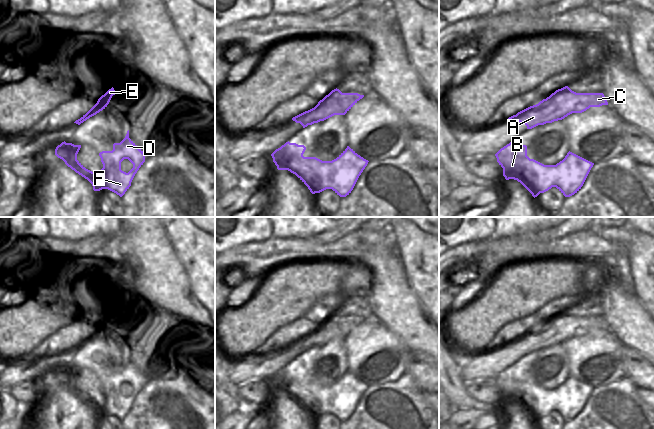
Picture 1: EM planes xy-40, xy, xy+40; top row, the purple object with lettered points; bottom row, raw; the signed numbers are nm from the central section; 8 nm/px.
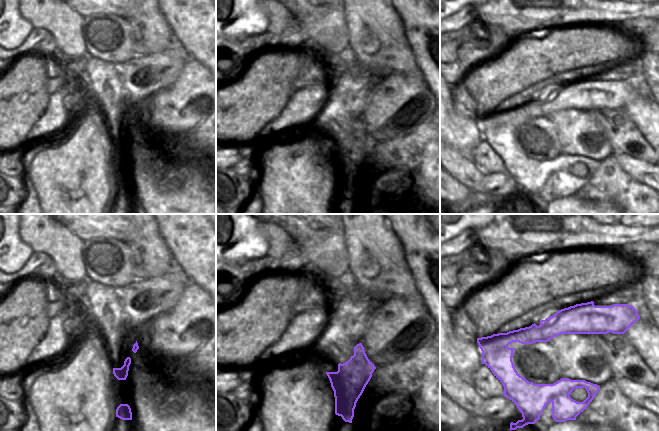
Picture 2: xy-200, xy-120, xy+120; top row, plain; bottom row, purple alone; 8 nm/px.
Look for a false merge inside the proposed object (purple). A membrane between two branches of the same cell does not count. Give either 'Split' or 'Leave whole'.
Split.

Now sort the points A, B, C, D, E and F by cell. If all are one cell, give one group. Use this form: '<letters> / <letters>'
A C E / B D F

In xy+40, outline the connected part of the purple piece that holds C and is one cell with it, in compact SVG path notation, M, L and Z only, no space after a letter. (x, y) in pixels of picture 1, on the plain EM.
M568 310L556 314L538 328L522 334L520 341L513 339L510 345L524 347L527 353L562 344L572 337L582 337L590 331L608 329L603 317L576 317Z

